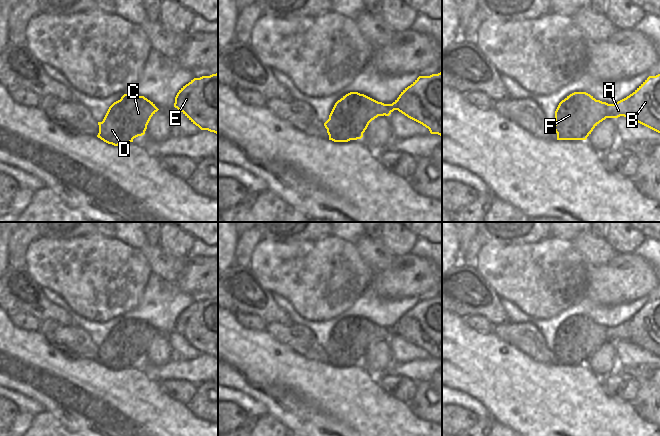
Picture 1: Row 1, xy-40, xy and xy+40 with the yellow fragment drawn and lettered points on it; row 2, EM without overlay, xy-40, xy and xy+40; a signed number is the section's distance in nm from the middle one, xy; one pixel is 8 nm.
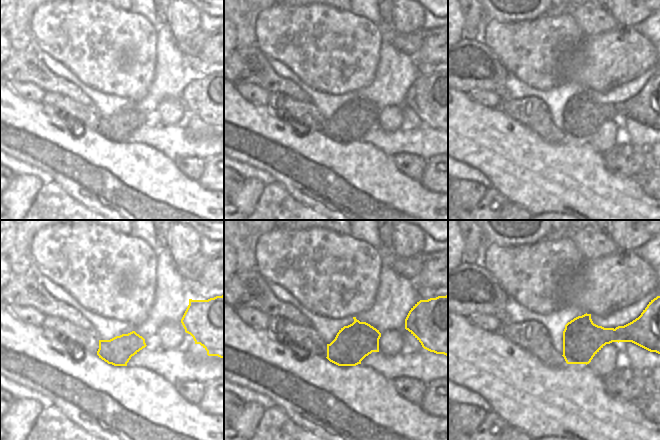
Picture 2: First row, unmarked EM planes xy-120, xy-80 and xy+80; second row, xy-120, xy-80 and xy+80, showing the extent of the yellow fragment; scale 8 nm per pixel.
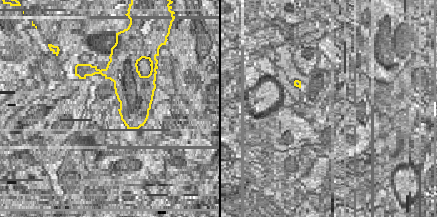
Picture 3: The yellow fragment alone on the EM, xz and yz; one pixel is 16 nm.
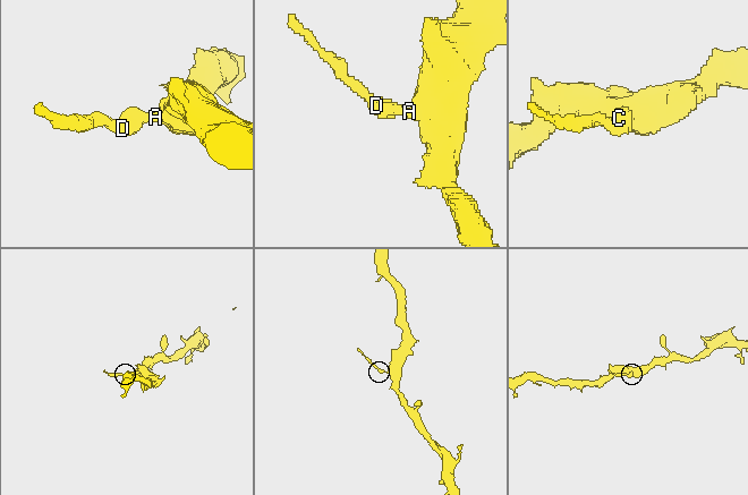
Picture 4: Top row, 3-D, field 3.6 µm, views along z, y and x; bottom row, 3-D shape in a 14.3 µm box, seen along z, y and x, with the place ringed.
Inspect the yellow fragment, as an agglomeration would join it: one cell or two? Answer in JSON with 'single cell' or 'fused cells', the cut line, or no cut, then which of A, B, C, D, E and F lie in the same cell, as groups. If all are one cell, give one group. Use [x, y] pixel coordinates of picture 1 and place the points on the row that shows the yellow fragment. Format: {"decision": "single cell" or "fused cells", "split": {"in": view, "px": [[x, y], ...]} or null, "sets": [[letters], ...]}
{"decision": "fused cells", "split": {"in": "xy+40", "px": [[609, 104], [607, 109], [608, 117]]}, "sets": [["A", "B", "E"], ["C", "D", "F"]]}

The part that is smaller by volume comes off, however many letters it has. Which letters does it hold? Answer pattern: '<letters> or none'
C, D, F

